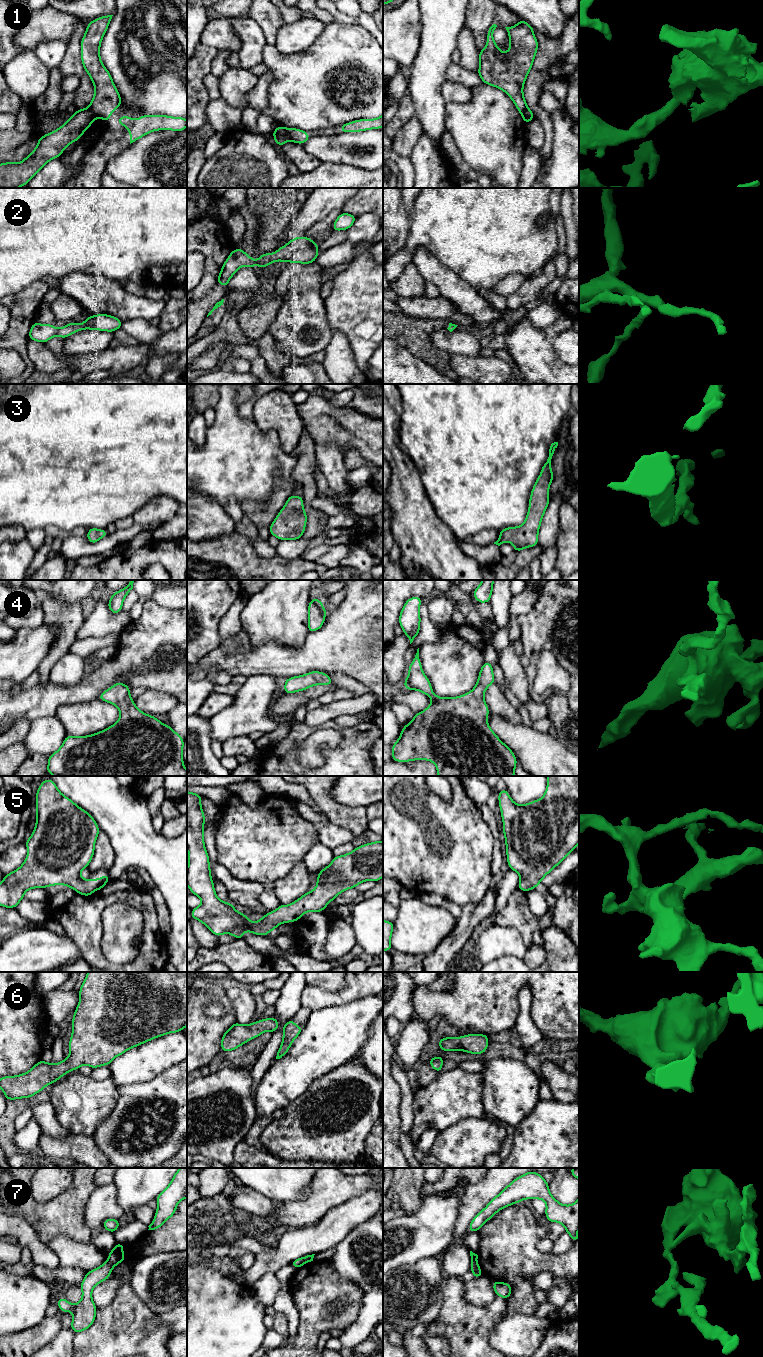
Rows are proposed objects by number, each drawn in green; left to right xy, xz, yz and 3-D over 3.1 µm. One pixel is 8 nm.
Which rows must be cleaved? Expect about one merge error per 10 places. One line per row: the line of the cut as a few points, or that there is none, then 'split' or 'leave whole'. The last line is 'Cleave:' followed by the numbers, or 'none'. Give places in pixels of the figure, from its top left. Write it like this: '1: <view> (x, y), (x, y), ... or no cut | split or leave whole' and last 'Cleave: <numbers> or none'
1: xz (284, 128), (290, 139) | split
2: no cut | leave whole
3: no cut | leave whole
4: no cut | leave whole
5: no cut | leave whole
6: no cut | leave whole
7: xy (107, 1261), (112, 1267) | split
Cleave: 1, 7

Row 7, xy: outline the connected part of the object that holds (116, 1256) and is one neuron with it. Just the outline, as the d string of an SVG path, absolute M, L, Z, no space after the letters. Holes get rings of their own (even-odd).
M116 1243L112 1251L108 1254L108 1263L112 1268L126 1259L126 1256L122 1252L124 1247L125 1244Z

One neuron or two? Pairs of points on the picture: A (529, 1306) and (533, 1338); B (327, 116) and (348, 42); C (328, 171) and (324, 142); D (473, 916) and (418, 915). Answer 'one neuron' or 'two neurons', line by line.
A: two neurons
B: one neuron
C: two neurons
D: two neurons

